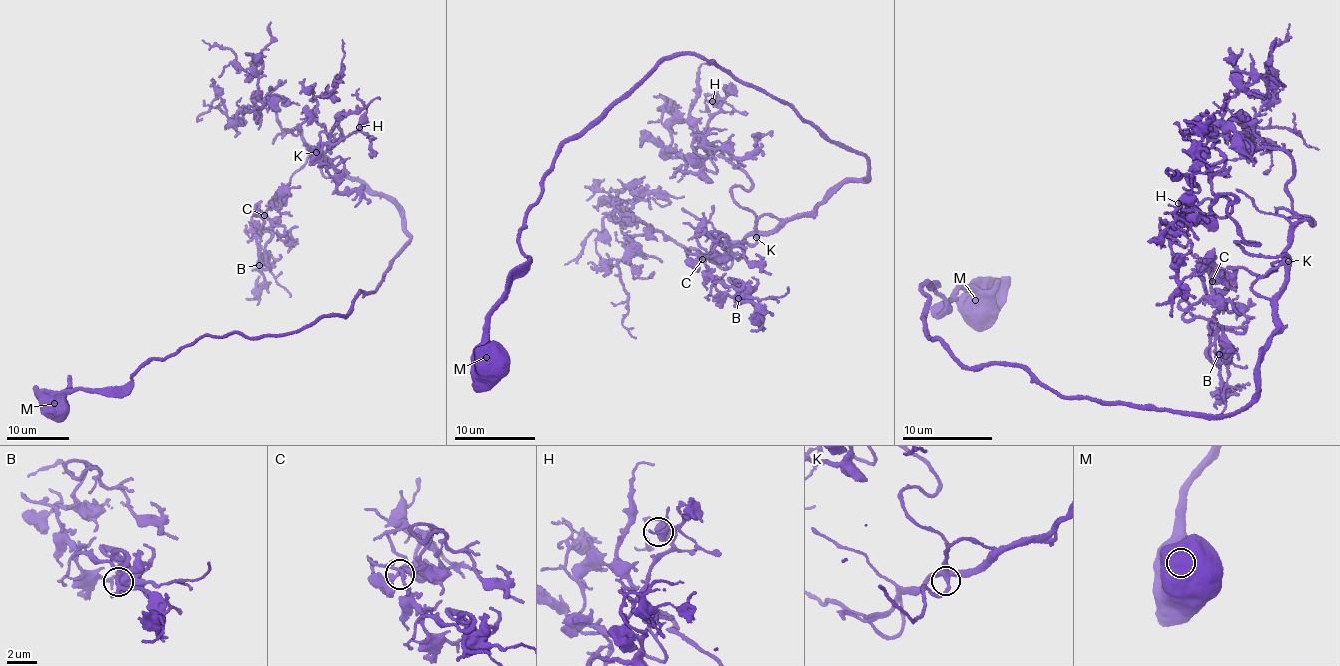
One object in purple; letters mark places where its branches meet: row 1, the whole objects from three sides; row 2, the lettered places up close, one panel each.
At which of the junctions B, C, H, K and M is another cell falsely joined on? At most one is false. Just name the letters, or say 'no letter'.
no letter

